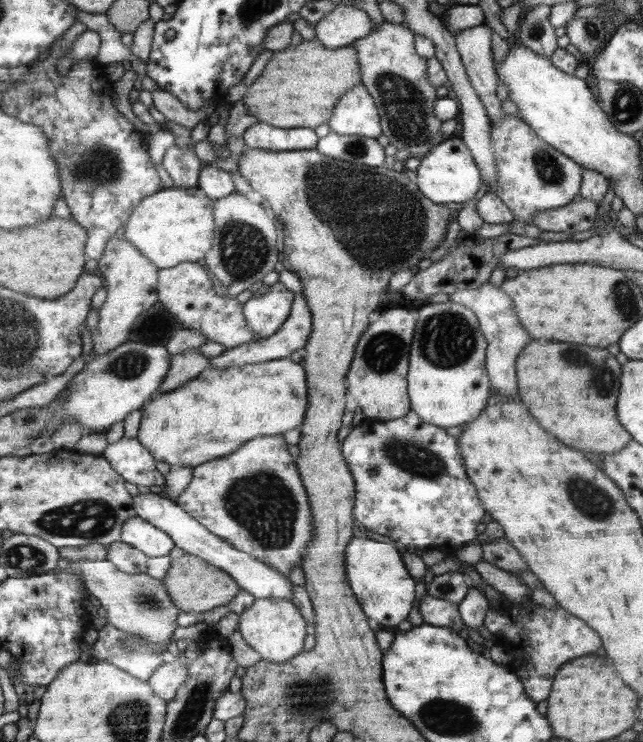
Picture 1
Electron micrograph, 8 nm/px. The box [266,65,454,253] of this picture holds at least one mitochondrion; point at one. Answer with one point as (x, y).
(405, 108)

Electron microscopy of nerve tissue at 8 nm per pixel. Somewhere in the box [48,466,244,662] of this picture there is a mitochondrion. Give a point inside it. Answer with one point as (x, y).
(147, 600)

